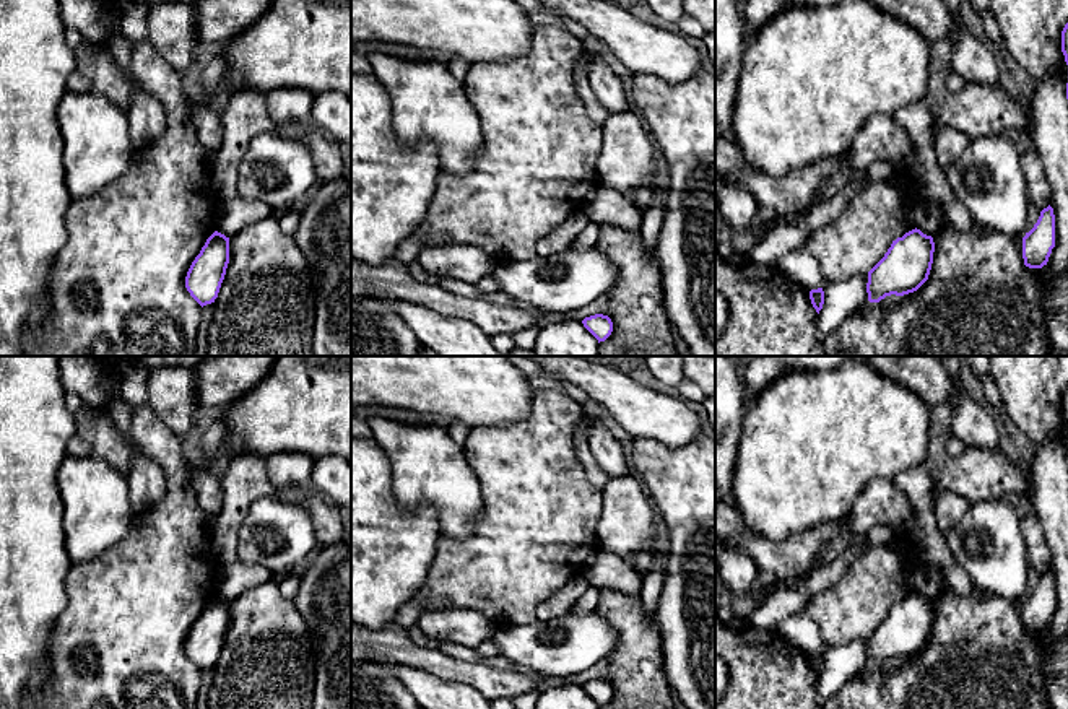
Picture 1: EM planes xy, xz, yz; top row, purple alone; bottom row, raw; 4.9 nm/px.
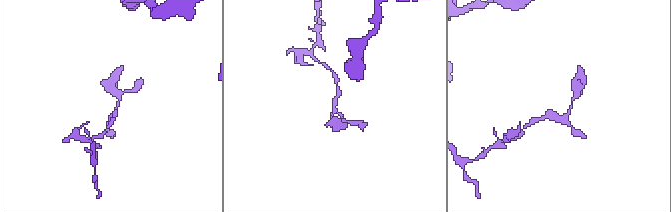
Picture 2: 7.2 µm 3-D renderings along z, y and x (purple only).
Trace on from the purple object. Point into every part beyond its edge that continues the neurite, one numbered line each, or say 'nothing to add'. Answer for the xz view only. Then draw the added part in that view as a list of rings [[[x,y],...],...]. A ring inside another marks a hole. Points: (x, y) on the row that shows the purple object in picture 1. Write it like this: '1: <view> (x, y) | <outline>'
nothing to add

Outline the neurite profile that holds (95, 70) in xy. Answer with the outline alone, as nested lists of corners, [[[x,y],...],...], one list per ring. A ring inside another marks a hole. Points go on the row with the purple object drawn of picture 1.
[[[83,42],[75,49],[75,68],[67,78],[67,91],[102,94],[128,112],[133,83],[120,70],[107,49]]]

